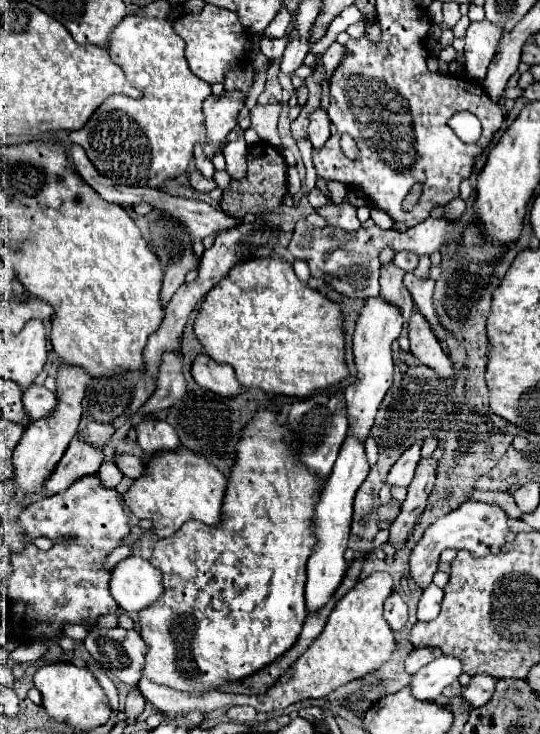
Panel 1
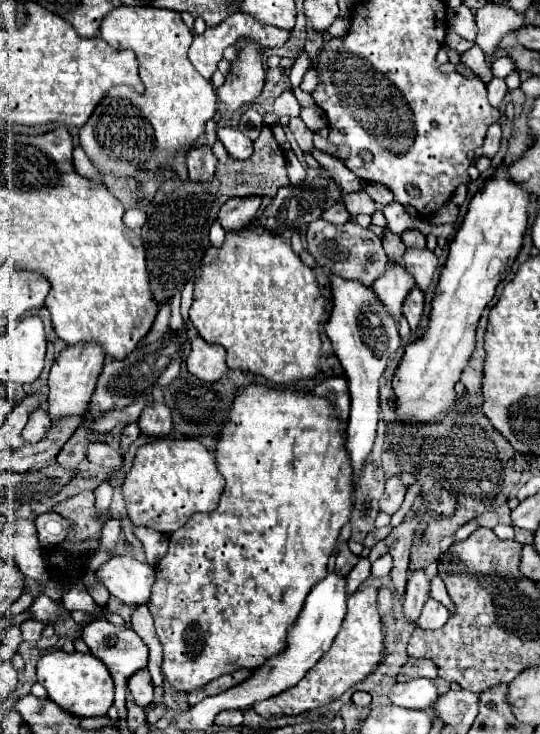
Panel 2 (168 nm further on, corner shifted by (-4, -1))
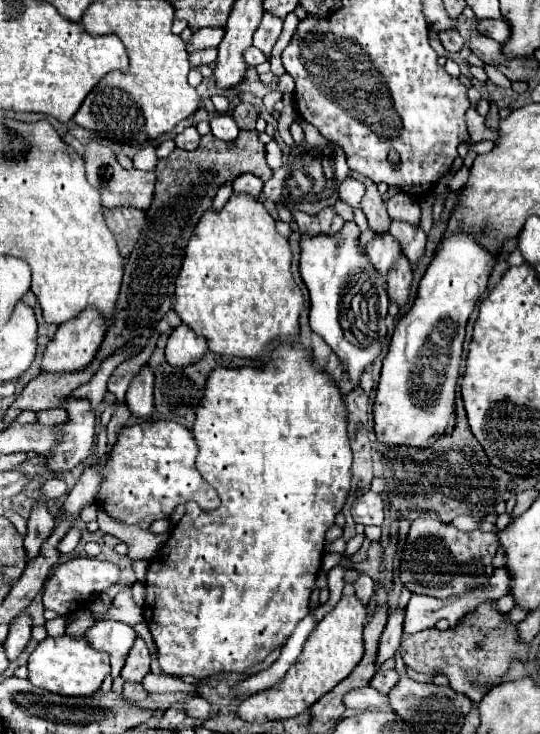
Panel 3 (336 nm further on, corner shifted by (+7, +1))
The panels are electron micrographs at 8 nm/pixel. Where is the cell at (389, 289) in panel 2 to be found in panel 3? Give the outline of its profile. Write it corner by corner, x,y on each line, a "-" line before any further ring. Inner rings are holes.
375,234
367,246
365,246
365,252
367,252
367,258
369,262
373,264
373,268
383,276
387,278
389,270
393,268
393,264
397,262
397,258
401,258
401,248
399,248
399,242
389,234

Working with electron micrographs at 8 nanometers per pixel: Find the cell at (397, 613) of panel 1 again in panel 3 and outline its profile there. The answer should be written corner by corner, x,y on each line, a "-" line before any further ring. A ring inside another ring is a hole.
367,574
359,576
359,578
357,578
357,582
355,582
355,594
357,594
357,598
361,600
361,604
363,604
363,606
367,606
367,604
369,604
369,600
371,600
373,592
375,592
375,582
373,582

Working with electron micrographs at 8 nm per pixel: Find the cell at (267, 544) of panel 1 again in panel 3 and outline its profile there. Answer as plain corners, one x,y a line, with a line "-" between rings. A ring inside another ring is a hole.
287,344
287,346
279,346
273,352
273,360
263,370
217,368
207,378
205,396
197,408
197,416
193,424
193,436
199,448
197,470
211,486
217,486
221,506
215,510
201,510
195,502
187,502
183,518
173,526
167,542
161,546
157,556
149,562
147,578
145,578
147,600
145,600
143,616
157,646
159,666
169,676
205,678
215,672
243,674
255,666
261,666
265,658
285,642
285,638
293,632
295,624
309,612
311,588
315,588
317,570
321,566
321,558
325,552
325,532
333,526
335,516
341,512
349,496
349,482
351,482
351,448
347,440
347,410
333,380
323,370
319,370
311,358
313,356
307,354
305,350

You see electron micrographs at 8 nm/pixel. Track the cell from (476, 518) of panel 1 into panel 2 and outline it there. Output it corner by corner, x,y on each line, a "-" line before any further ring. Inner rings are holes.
414,572
410,576
406,594
404,594
404,616
408,622
412,622
412,624
418,622
422,606
428,600
428,588
430,588
430,580
428,580
426,572

